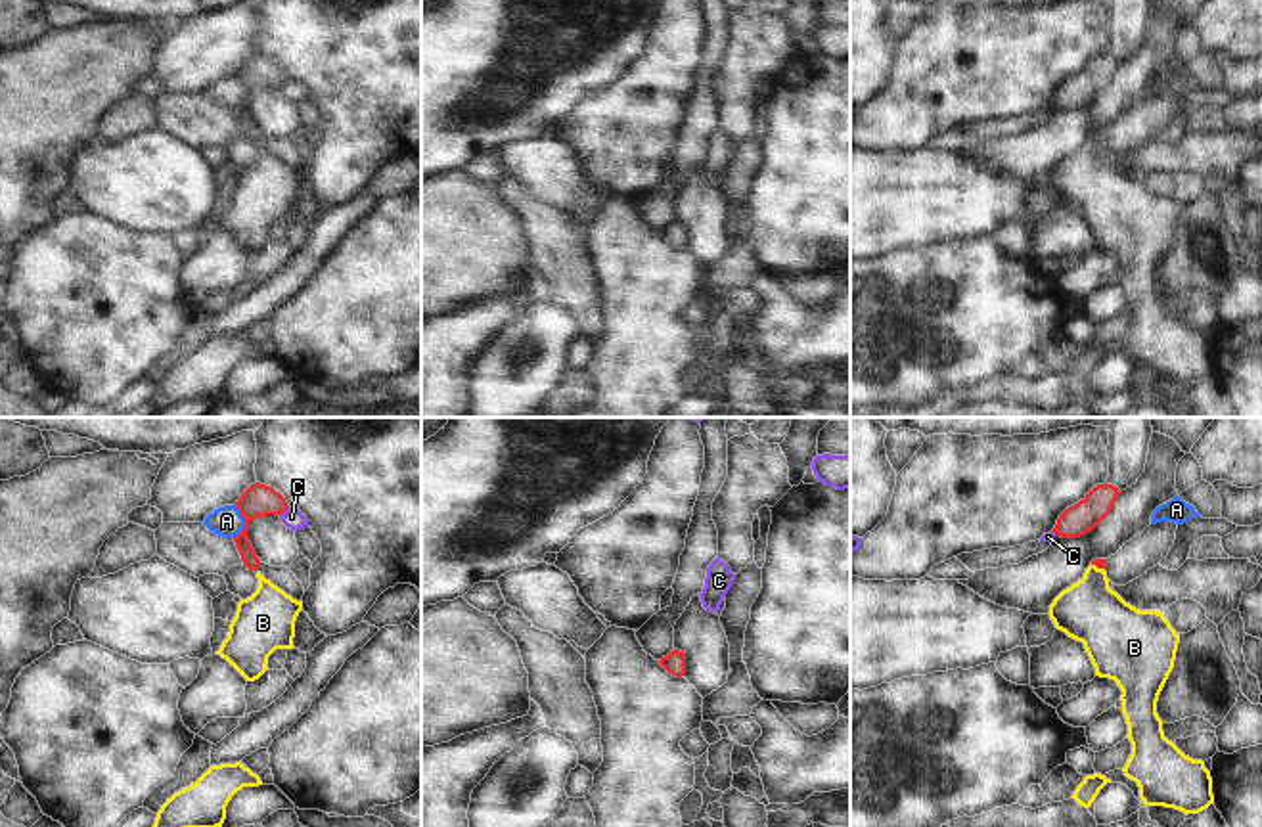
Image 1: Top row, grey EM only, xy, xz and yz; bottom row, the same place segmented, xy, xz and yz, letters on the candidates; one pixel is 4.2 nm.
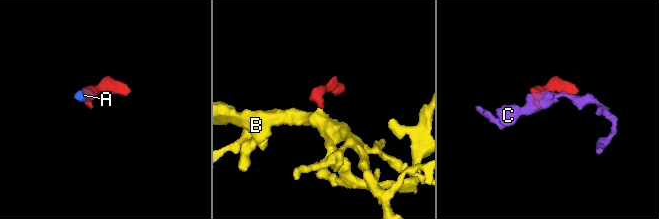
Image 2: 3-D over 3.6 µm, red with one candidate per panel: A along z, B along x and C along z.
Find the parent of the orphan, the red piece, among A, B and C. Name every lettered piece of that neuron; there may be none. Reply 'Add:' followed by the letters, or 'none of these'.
Add: B

